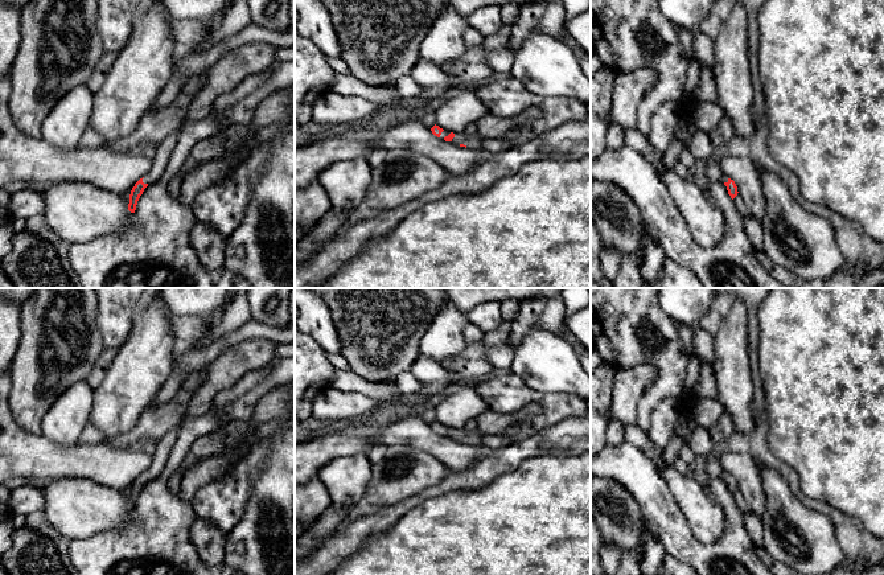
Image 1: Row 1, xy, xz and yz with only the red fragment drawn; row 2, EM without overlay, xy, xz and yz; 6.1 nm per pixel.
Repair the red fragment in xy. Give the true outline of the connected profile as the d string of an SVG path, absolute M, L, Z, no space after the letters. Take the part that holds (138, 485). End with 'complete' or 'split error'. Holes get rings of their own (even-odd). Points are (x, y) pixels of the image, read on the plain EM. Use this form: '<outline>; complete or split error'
M178 427L170 430L160 440L156 441L156 452L152 456L151 467L140 475L131 486L128 506L135 509L137 497L143 490L144 485L156 477L159 477L165 471L166 460L170 451L177 440Z; split error

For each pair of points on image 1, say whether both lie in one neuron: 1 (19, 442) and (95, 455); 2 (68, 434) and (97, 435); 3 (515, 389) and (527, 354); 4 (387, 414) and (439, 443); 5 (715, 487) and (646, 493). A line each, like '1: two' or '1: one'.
1: one
2: two
3: two
4: two
5: one

